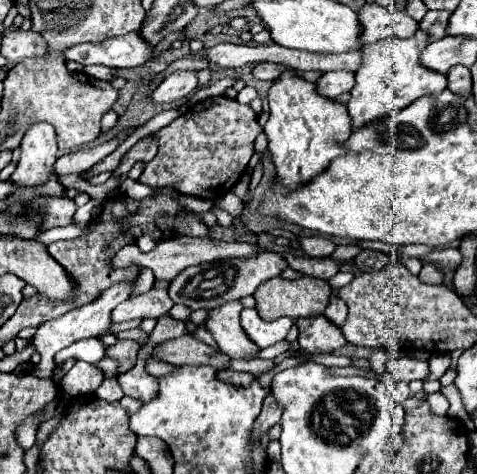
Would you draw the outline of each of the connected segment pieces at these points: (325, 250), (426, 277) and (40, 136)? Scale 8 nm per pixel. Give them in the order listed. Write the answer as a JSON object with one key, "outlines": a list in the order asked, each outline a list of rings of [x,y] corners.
{"outlines":[[[[312,236],[300,240],[302,250],[312,258],[330,258],[330,254],[336,250],[336,244],[324,236]]],[[[431,263],[424,264],[419,274],[419,279],[430,285],[439,285],[442,283],[442,274]]],[[[36,122],[28,126],[22,138],[20,160],[10,180],[22,186],[38,186],[46,182],[48,176],[52,174],[56,158],[58,158],[58,146],[54,126],[48,122]]]]}

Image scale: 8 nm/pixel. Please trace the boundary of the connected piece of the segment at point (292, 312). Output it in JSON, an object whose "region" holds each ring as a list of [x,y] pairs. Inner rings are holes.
{"region":[[[302,276],[298,280],[284,280],[284,278],[272,278],[268,282],[264,282],[254,298],[256,298],[256,310],[264,320],[276,320],[280,316],[290,316],[294,320],[302,318],[302,316],[316,316],[322,314],[326,304],[328,304],[328,296],[332,294],[332,288],[326,280],[320,278],[312,278],[312,276]]]}

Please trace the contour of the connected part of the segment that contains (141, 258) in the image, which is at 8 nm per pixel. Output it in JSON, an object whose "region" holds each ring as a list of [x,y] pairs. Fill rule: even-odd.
{"region":[[[178,236],[178,238],[170,238],[164,242],[158,242],[156,248],[152,252],[140,252],[140,248],[136,244],[124,246],[124,250],[120,250],[114,260],[112,266],[146,266],[150,270],[154,270],[156,278],[162,282],[170,282],[172,278],[176,278],[176,274],[180,274],[184,268],[188,266],[196,266],[200,262],[214,262],[214,260],[226,260],[226,258],[250,258],[256,256],[260,252],[258,244],[248,244],[248,242],[222,242],[222,240],[214,240],[214,238],[188,238],[188,236]]]}

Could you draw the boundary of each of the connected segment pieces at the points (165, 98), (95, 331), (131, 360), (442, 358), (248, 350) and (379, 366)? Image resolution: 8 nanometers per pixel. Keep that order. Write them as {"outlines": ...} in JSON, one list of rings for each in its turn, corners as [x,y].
{"outlines":[[[[174,72],[152,92],[150,98],[154,104],[178,102],[184,96],[188,96],[196,86],[196,72]]],[[[130,282],[130,284],[116,284],[116,286],[108,288],[108,290],[104,290],[102,296],[96,298],[94,302],[90,302],[90,304],[86,304],[82,308],[70,310],[68,314],[56,318],[52,322],[44,322],[44,326],[40,326],[36,336],[30,340],[30,344],[36,348],[36,352],[41,356],[41,360],[35,367],[33,374],[39,378],[51,378],[56,365],[52,358],[54,358],[56,352],[60,352],[62,348],[78,342],[82,338],[94,338],[94,336],[104,334],[110,328],[110,314],[112,314],[112,310],[130,296],[132,286],[134,286],[134,282]]],[[[118,340],[114,346],[106,350],[108,358],[120,358],[120,374],[128,372],[136,364],[136,354],[138,354],[138,344],[134,340]]],[[[434,353],[429,359],[430,374],[425,381],[439,380],[450,367],[451,358],[449,353]]],[[[228,302],[210,310],[210,318],[204,322],[212,332],[218,348],[232,360],[254,360],[260,348],[244,334],[240,326],[240,302]]],[[[379,351],[369,358],[370,366],[378,374],[385,372],[385,363],[389,358],[386,351]]]]}

